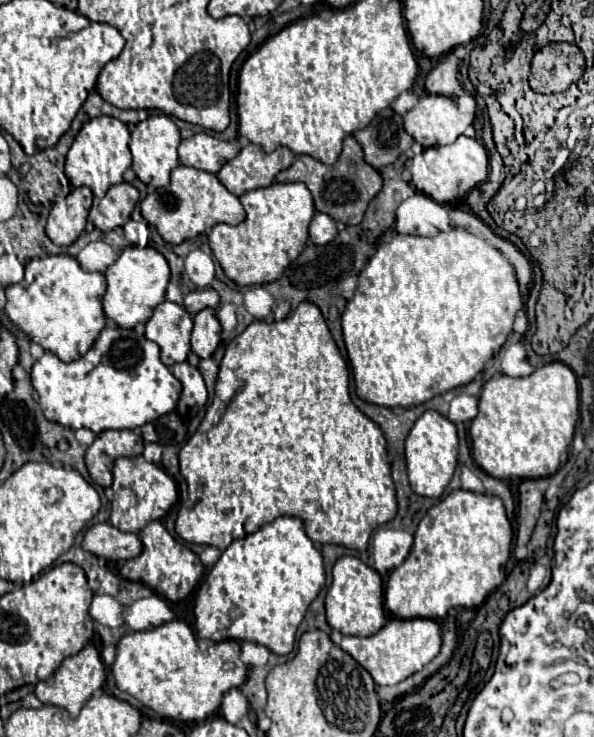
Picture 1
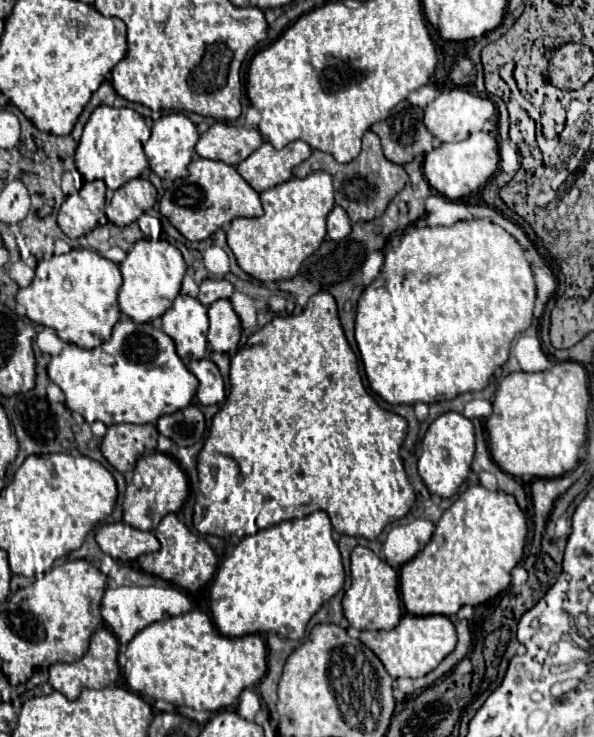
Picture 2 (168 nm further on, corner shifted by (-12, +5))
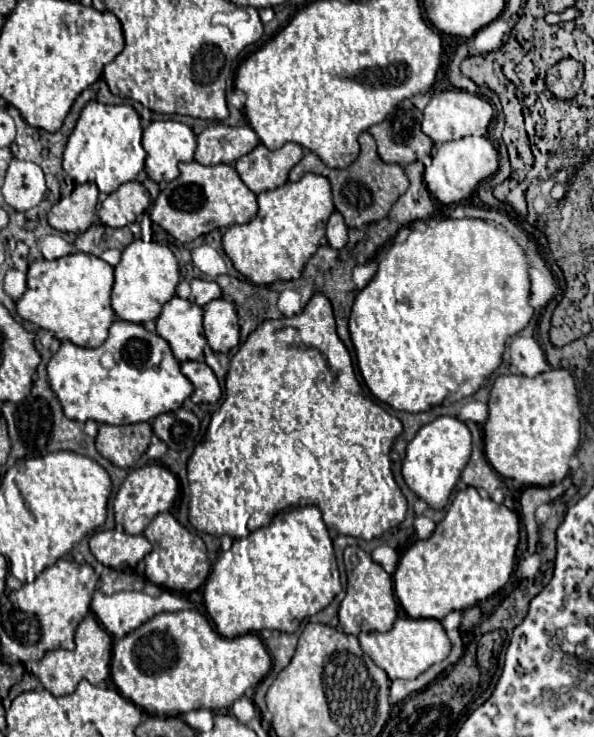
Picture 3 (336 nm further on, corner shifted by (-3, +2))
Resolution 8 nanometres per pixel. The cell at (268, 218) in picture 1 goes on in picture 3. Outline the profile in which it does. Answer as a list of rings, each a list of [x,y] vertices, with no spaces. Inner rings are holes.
[[[305,174],[297,182],[287,182],[275,190],[257,196],[259,212],[249,224],[235,224],[223,234],[225,254],[237,272],[253,284],[271,284],[277,280],[297,280],[307,260],[317,252],[325,238],[325,224],[335,210],[331,184],[325,176]]]

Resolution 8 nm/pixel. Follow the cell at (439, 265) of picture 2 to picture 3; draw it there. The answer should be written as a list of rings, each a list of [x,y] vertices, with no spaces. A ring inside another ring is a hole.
[[[461,218],[461,220],[439,220],[431,226],[427,226],[425,232],[419,230],[411,230],[405,242],[397,242],[393,244],[385,256],[379,260],[379,268],[377,274],[373,276],[373,280],[357,294],[353,310],[351,310],[351,318],[349,318],[349,332],[351,332],[351,340],[355,346],[355,354],[357,354],[357,366],[359,372],[365,380],[365,384],[369,386],[369,390],[385,404],[393,406],[395,410],[405,410],[405,412],[425,412],[433,406],[443,404],[445,400],[449,402],[457,402],[461,398],[467,398],[471,394],[475,394],[483,380],[489,378],[501,364],[503,360],[503,352],[505,352],[505,342],[509,336],[521,332],[531,316],[533,316],[533,308],[529,306],[529,264],[525,258],[523,248],[515,242],[513,236],[509,236],[503,228],[485,222],[485,220],[473,220],[473,218]]]

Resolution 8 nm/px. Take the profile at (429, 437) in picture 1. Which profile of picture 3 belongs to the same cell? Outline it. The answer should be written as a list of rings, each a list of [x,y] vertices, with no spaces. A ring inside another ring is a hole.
[[[439,416],[437,420],[425,424],[415,438],[409,442],[401,474],[407,486],[425,500],[433,510],[443,510],[449,502],[449,496],[461,476],[461,470],[469,462],[471,456],[471,432],[469,428],[453,418],[453,416]]]

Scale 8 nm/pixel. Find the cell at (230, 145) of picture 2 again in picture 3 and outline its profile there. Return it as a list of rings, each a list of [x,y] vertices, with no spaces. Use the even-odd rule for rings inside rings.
[[[211,124],[197,136],[195,160],[199,164],[235,164],[259,144],[255,130],[245,126]]]

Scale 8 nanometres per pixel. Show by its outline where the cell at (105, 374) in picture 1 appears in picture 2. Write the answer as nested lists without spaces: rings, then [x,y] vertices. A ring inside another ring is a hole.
[[[122,319],[112,329],[112,339],[96,349],[80,349],[72,343],[68,343],[62,353],[54,355],[48,365],[48,377],[52,383],[56,383],[66,401],[64,405],[72,411],[82,415],[88,423],[102,421],[104,425],[116,425],[116,423],[154,423],[158,417],[176,413],[184,409],[198,389],[198,379],[188,371],[188,367],[182,363],[182,359],[174,351],[174,341],[162,331],[152,327],[150,323],[134,323],[132,319]]]

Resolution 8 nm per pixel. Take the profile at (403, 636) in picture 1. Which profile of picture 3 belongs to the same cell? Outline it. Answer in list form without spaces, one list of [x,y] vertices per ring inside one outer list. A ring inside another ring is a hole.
[[[399,618],[389,632],[359,634],[359,644],[375,660],[375,664],[387,672],[391,680],[395,678],[413,680],[439,660],[445,660],[451,652],[451,642],[441,622],[432,618]]]

